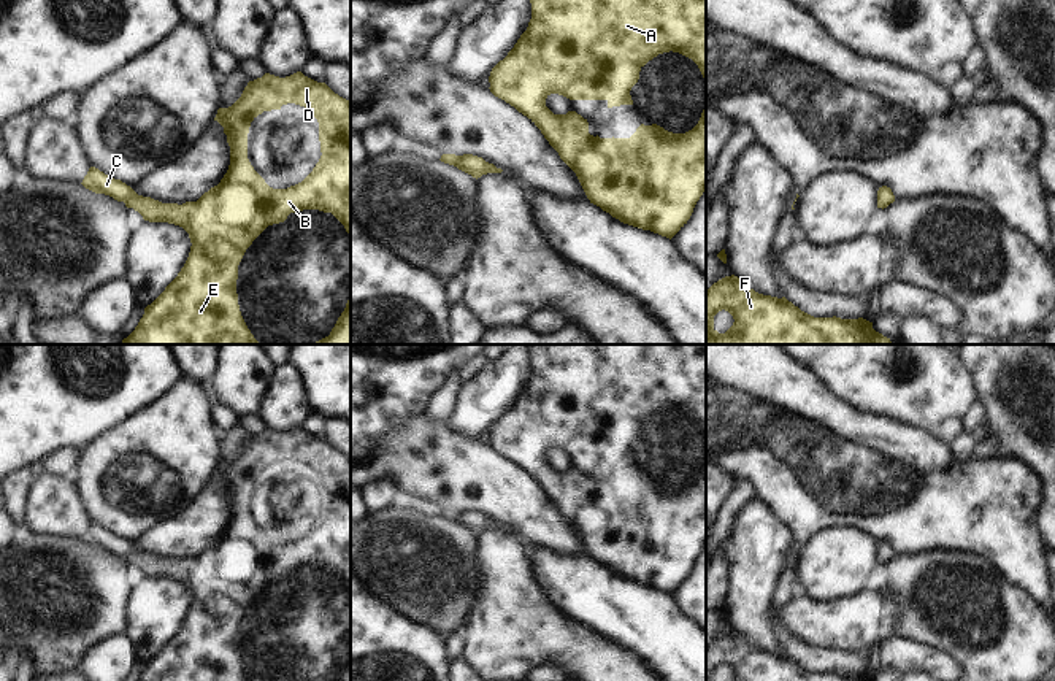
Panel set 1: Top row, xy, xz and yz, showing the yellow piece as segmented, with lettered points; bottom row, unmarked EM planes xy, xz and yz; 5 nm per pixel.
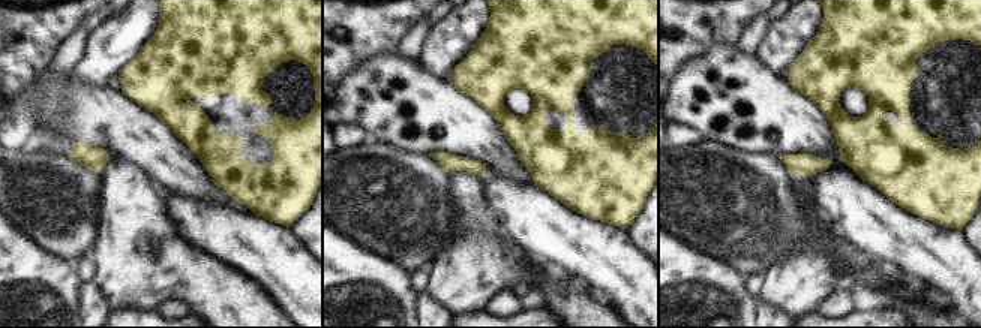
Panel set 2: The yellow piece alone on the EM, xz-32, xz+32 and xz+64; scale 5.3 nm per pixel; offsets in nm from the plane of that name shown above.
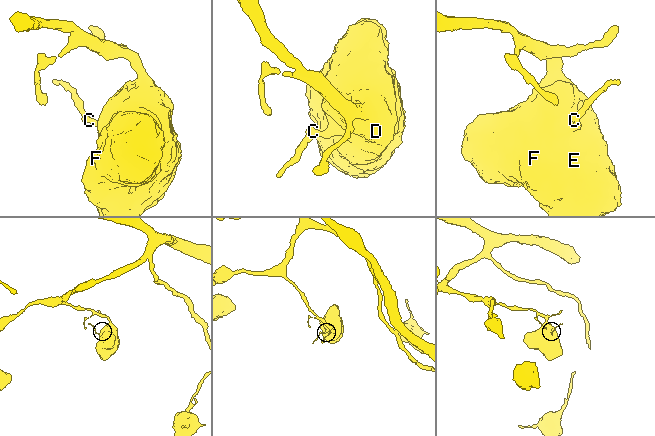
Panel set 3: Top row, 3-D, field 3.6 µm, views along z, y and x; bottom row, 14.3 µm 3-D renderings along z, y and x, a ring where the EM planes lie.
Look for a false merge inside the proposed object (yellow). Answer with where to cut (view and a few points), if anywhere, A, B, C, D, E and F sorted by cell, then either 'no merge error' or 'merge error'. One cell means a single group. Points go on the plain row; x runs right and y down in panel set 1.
no cut | A B C D E F | no merge error

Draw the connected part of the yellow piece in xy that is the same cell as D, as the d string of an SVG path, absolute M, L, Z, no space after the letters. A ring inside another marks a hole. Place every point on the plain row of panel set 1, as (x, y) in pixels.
M301 427L286 433L265 429L262 433L249 437L232 462L219 464L214 476L224 483L227 491L230 521L221 538L197 557L162 559L138 551L130 541L95 522L89 524L81 538L95 549L124 557L144 576L175 579L189 589L192 602L184 622L165 646L144 664L138 681L246 681L236 649L238 621L252 597L268 581L284 578L290 568L303 565L332 568L344 581L351 595L351 456L340 452L325 438L317 438ZM287 459L305 462L317 475L322 511L301 538L287 544L273 544L247 514L247 489L251 478L259 470L281 465Z

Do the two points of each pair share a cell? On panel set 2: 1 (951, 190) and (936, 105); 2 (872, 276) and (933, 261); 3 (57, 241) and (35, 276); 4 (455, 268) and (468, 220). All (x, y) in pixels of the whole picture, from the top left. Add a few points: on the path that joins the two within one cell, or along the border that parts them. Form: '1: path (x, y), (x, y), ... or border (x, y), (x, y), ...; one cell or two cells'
1: path (951, 169), (951, 126); one cell
2: border (863, 252), (924, 288); two cells
3: border (21, 231), (41, 247), (69, 262); two cells
4: path (467, 256), (468, 232); one cell

